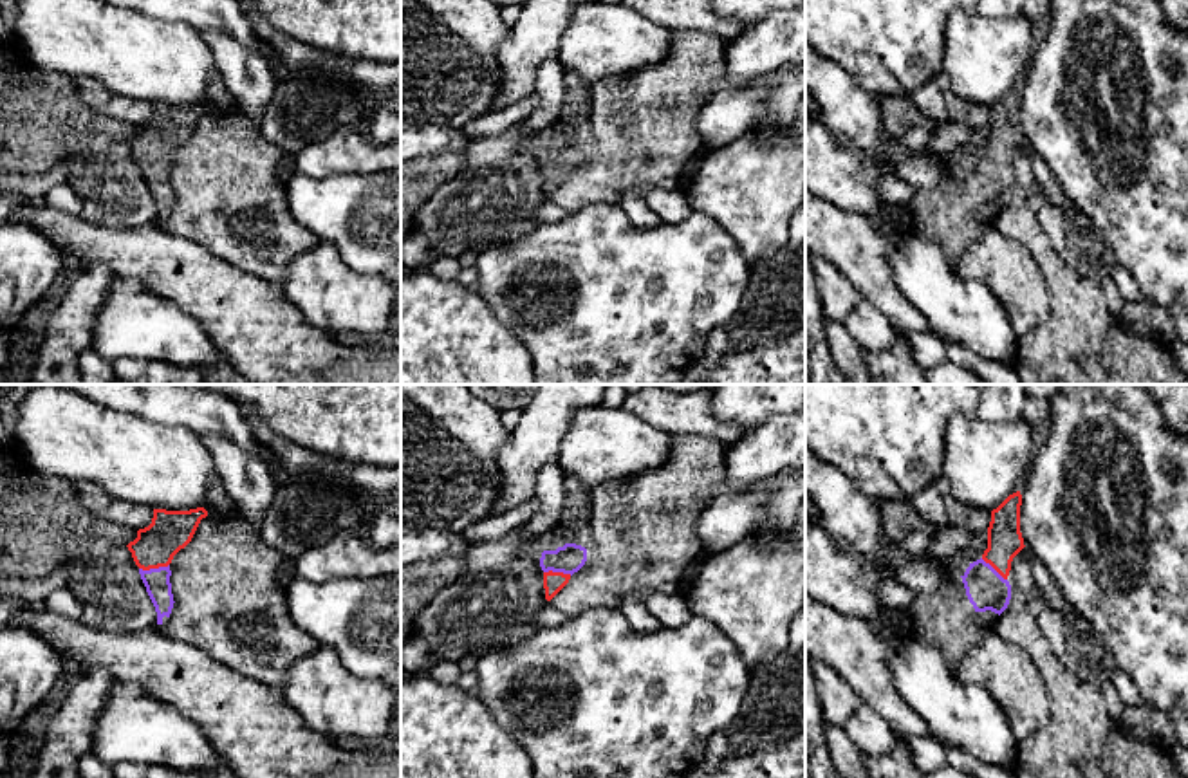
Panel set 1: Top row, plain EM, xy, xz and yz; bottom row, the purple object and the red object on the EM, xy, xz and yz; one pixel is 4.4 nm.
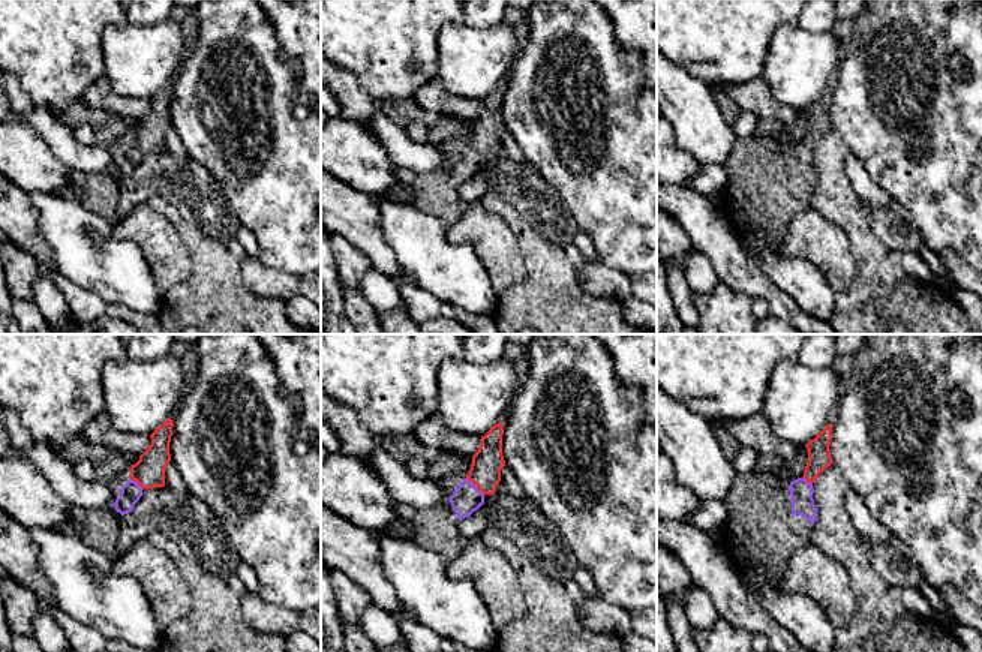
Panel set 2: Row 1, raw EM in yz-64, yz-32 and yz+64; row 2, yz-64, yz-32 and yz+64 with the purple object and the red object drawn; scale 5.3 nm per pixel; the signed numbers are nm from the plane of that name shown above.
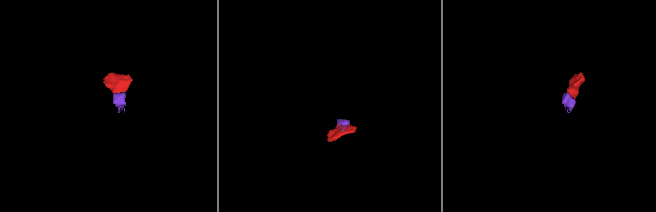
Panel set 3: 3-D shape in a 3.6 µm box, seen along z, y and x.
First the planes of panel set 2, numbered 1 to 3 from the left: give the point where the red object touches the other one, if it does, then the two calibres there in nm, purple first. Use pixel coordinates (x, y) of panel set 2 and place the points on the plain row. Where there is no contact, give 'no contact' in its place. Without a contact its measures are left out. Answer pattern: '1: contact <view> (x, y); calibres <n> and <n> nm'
1: contact yz-64 (137, 147); calibres 110 and 170 nm
2: contact yz-32 (476, 150); calibres 160 and 170 nm
3: contact yz+64 (805, 144); calibres 130 and 130 nm

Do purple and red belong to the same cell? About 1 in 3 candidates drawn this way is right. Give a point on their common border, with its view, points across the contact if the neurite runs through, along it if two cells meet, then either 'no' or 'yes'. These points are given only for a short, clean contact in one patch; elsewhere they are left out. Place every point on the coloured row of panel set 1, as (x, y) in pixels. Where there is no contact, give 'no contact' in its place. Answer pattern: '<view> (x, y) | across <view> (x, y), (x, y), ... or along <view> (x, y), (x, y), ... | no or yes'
xy (154, 569) | across xy (157, 583), (154, 569), (154, 547), (170, 531) | yes

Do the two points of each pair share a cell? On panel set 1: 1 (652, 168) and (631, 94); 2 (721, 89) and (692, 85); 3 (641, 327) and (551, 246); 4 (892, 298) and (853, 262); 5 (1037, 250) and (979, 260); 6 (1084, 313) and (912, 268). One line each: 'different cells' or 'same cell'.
1: same cell
2: different cells
3: same cell
4: same cell
5: different cells
6: different cells

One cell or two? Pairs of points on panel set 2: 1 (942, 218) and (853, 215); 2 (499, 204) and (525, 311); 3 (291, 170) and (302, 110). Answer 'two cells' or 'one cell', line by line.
1: two cells
2: one cell
3: two cells

